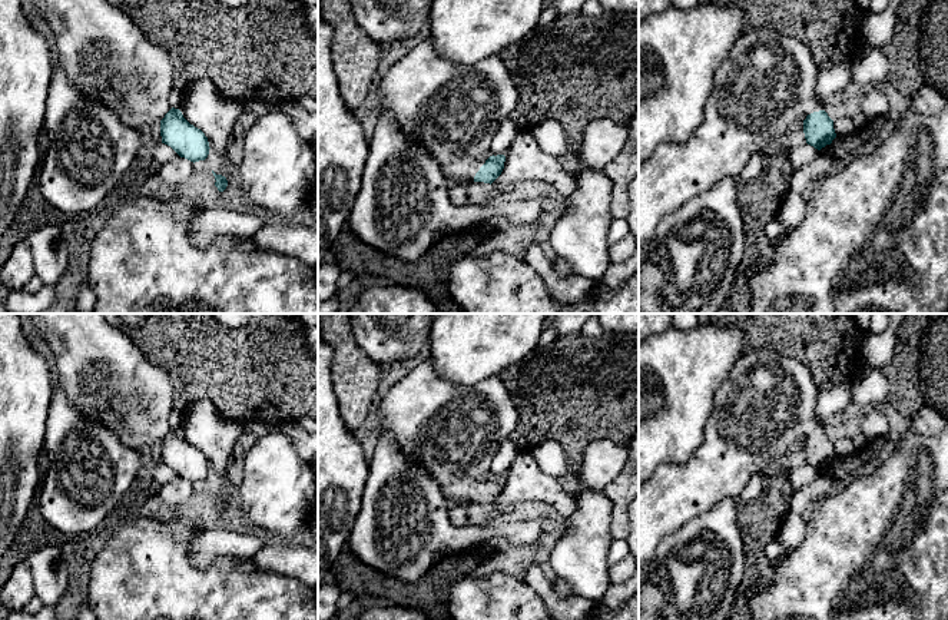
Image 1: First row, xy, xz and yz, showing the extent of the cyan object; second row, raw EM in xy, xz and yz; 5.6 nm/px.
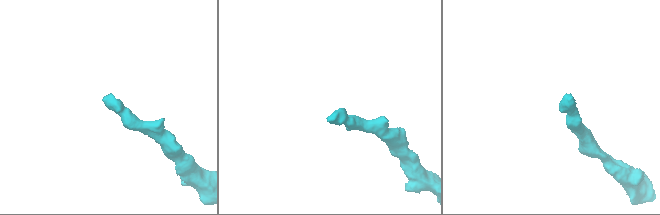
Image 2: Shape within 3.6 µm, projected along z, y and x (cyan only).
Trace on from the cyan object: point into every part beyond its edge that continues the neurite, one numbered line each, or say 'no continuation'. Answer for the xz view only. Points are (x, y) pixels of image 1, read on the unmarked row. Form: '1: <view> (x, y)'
1: xz (453, 431)

